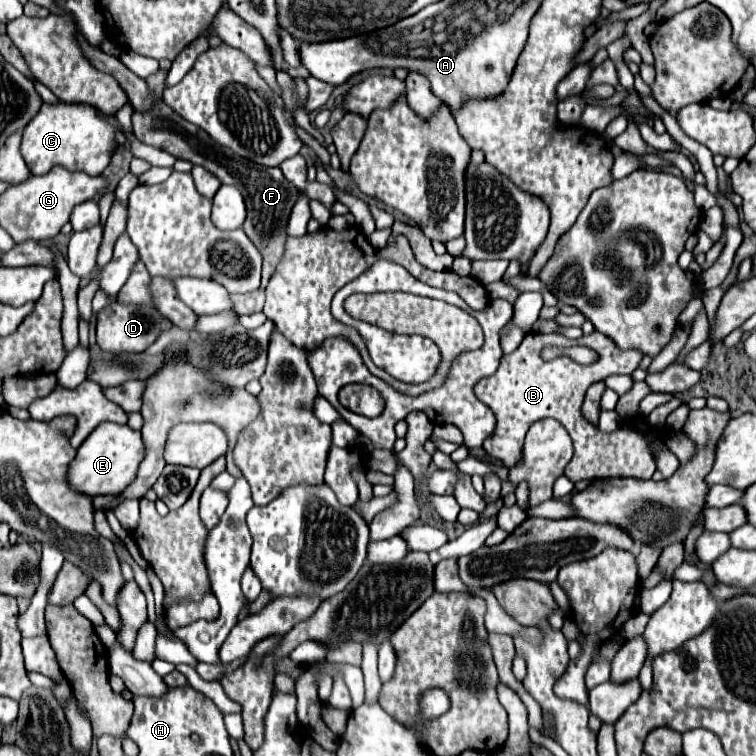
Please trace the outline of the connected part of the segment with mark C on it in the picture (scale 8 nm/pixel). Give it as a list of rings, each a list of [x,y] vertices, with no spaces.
[[[43,104],[37,116],[27,124],[21,142],[21,154],[33,174],[47,174],[51,166],[61,164],[69,170],[83,170],[89,176],[99,176],[111,162],[117,150],[119,128],[105,114],[87,104]]]

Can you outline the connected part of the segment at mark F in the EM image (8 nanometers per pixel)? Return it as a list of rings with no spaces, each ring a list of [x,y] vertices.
[[[161,68],[155,74],[151,74],[149,78],[145,78],[147,86],[155,94],[155,102],[153,102],[153,108],[149,108],[147,112],[137,112],[137,110],[133,112],[133,134],[143,144],[161,148],[175,158],[183,158],[183,160],[189,160],[191,164],[201,164],[201,166],[209,168],[209,172],[213,172],[221,180],[221,184],[233,184],[235,188],[241,188],[241,194],[245,196],[245,204],[247,204],[247,220],[243,224],[243,230],[249,236],[249,240],[253,240],[253,244],[257,244],[257,250],[263,256],[261,290],[265,290],[269,278],[273,276],[273,272],[277,270],[277,266],[283,258],[285,240],[289,238],[287,222],[289,222],[291,210],[293,210],[295,202],[299,200],[301,192],[297,186],[293,186],[289,180],[285,180],[285,176],[279,168],[259,166],[251,160],[241,158],[233,150],[217,144],[203,128],[187,122],[177,112],[173,112],[163,102],[165,80],[167,80],[167,70],[161,70]]]

